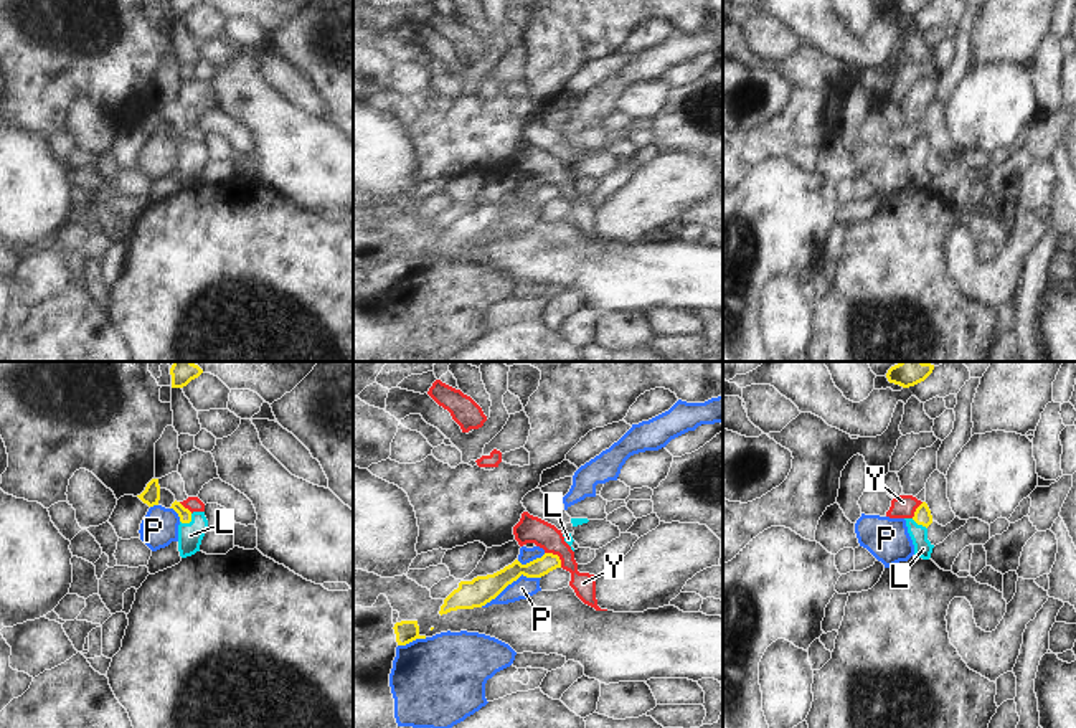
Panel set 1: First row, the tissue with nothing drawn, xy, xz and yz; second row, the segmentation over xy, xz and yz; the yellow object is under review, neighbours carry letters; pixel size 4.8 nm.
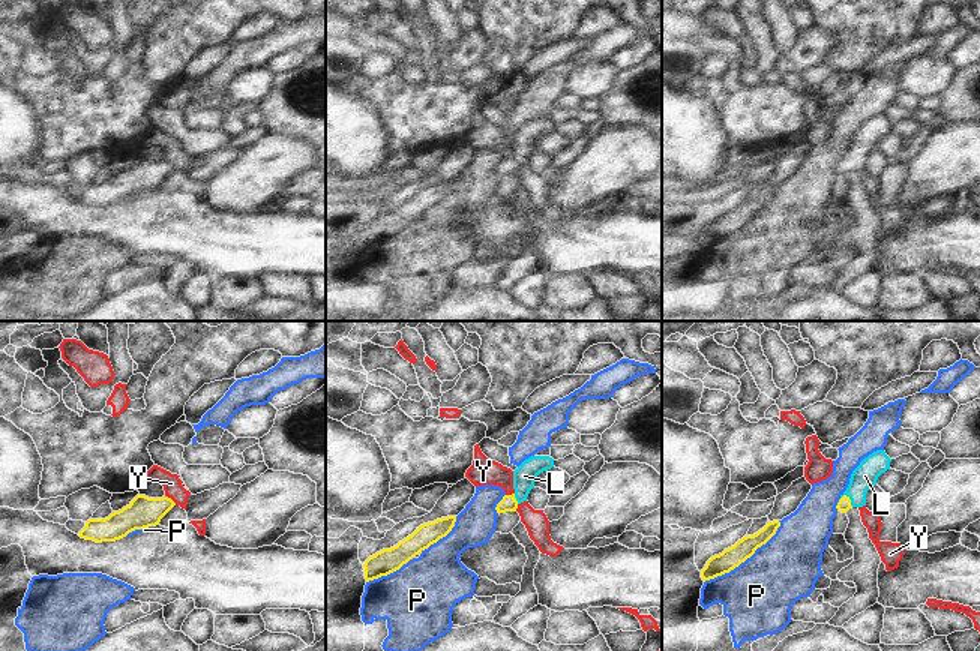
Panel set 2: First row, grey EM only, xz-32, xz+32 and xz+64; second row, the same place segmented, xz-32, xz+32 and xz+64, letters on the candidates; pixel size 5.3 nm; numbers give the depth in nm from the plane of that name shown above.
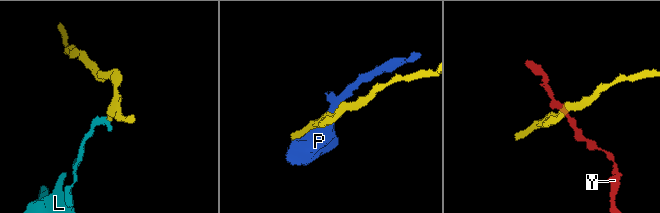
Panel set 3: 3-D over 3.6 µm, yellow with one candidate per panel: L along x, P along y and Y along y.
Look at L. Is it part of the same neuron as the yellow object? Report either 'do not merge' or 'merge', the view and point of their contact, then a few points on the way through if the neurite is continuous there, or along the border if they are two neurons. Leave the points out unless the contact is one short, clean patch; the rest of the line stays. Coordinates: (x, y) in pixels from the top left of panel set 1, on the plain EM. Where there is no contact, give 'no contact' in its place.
merge; meets yellow in xy at (188, 152); runs through xy (185, 146), (188, 152), (190, 165)

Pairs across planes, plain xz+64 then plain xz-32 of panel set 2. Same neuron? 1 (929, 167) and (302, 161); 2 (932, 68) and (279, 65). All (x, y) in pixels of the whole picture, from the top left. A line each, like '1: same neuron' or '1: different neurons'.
1: same neuron
2: different neurons

